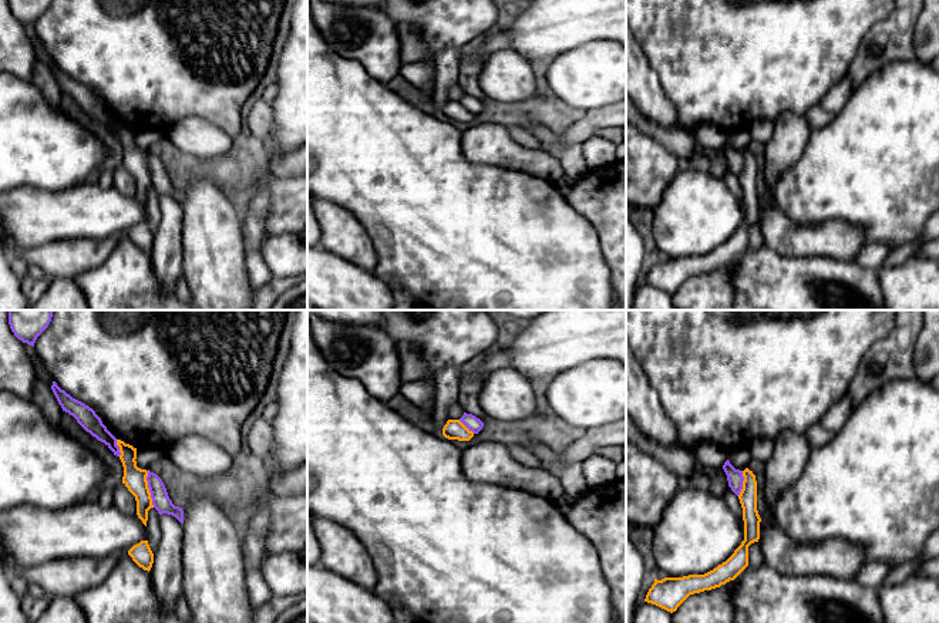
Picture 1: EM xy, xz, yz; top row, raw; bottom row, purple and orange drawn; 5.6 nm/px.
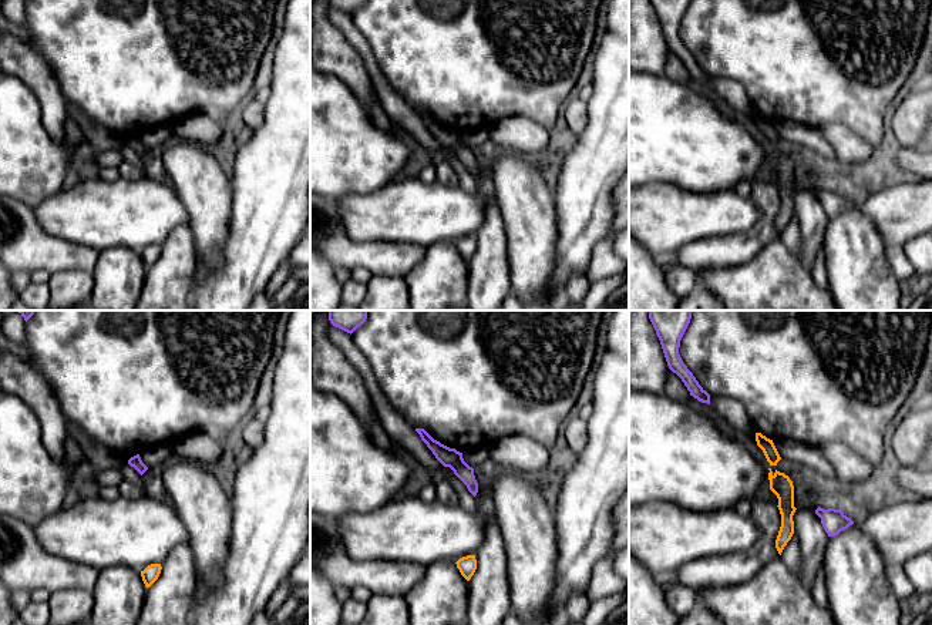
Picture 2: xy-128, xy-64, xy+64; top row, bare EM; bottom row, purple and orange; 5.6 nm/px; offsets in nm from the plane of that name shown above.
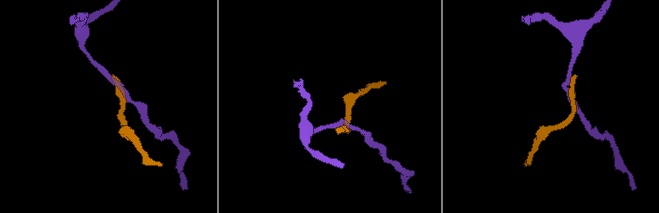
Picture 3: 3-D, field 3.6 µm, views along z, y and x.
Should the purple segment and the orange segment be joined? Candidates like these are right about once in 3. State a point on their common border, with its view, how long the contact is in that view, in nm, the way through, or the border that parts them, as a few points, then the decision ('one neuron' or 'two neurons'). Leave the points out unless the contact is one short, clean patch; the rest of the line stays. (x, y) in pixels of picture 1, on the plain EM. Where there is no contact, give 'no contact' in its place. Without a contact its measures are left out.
contact xy (150, 171); length 220 nm; border xy (147, 152), (147, 168), (154, 188); two neurons

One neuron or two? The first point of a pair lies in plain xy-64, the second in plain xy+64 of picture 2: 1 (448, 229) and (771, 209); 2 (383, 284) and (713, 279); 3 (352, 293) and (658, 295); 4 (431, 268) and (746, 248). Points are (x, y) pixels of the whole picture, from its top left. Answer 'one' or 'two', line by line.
1: two
2: two
3: two
4: two

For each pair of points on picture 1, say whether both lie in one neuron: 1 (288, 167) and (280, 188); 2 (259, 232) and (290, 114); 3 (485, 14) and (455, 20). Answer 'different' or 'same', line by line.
1: different
2: same
3: same

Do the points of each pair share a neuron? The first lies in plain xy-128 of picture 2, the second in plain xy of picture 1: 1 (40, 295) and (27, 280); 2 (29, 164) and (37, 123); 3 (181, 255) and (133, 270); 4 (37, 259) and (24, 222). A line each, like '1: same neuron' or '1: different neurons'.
1: same neuron
2: same neuron
3: different neurons
4: different neurons

